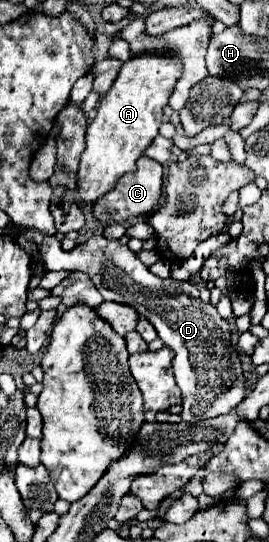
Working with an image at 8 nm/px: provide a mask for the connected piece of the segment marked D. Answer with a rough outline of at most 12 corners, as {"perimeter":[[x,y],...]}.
{"perimeter":[[96,231],[64,251],[34,239],[46,271],[86,273],[176,353],[180,417],[230,413],[246,397],[228,321],[196,289],[156,277]]}

